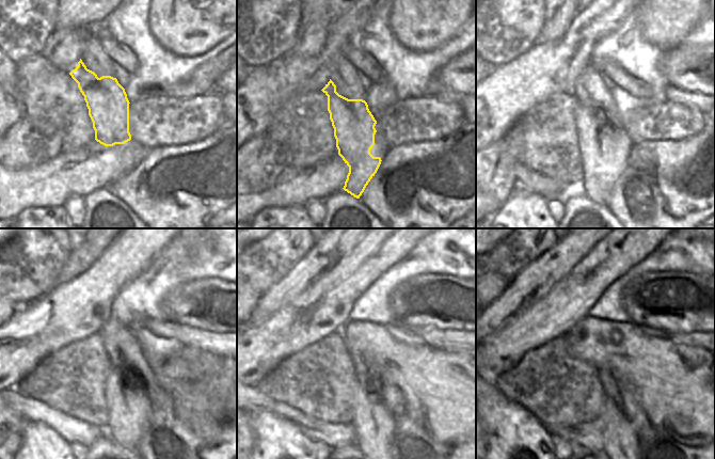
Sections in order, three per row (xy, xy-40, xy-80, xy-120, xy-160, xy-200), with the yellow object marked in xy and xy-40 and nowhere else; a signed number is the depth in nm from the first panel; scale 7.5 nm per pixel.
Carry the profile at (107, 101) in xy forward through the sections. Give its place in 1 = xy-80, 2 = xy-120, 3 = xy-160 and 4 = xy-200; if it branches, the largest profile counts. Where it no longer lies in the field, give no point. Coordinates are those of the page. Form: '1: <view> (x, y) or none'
1: xy-80 (594, 136)
2: xy-120 (128, 415)
3: xy-160 (374, 424)
4: xy-200 (619, 437)

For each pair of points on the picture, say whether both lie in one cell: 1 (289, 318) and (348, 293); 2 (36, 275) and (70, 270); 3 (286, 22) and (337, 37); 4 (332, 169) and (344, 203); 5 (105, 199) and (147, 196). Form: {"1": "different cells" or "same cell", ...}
{"1": "same cell", "2": "different cells", "3": "different cells", "4": "different cells", "5": "different cells"}

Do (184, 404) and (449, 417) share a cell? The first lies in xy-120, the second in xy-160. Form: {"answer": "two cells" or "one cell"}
{"answer": "two cells"}

